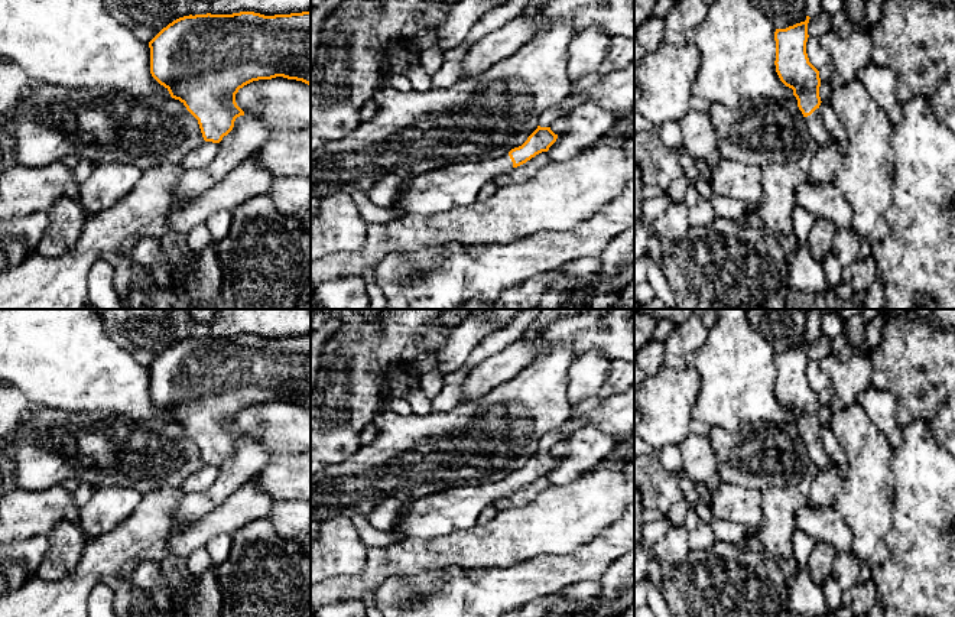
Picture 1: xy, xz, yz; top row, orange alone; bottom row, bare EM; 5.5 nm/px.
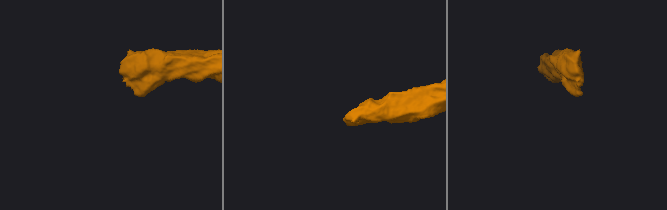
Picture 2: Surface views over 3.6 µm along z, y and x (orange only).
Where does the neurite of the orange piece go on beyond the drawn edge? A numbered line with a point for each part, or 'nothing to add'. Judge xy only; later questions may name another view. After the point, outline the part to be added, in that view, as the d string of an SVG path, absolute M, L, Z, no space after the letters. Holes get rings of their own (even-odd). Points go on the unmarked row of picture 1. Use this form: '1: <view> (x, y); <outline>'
nothing to add

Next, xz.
1: xz (445, 512); M504 478L493 484L457 486L436 491L431 496L405 501L390 525L390 527L397 529L397 538L394 542L409 538L432 540L459 530L470 530L478 523L480 516L487 506L497 503L500 499L507 497L511 493L513 486L509 478Z

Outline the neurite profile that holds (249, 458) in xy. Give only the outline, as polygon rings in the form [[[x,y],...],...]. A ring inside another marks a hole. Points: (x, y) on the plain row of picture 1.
[[[240,439],[233,454],[218,467],[215,483],[204,491],[186,493],[176,516],[196,522],[218,509],[234,491],[253,480],[272,458],[262,444]]]

